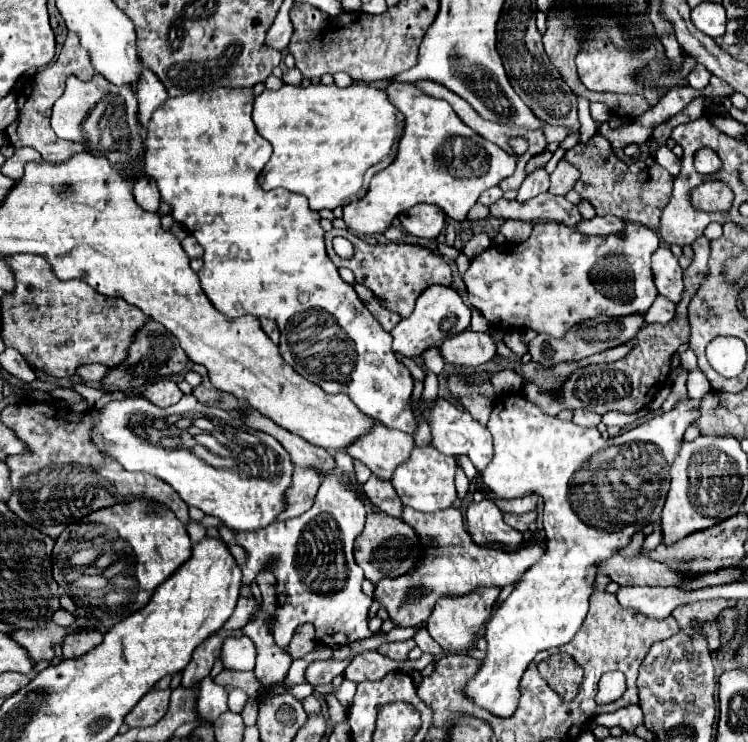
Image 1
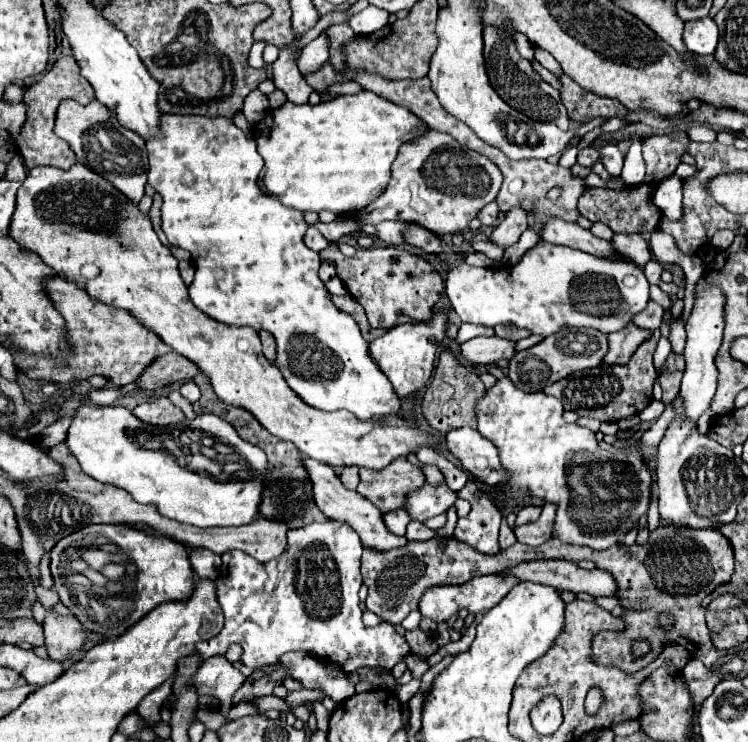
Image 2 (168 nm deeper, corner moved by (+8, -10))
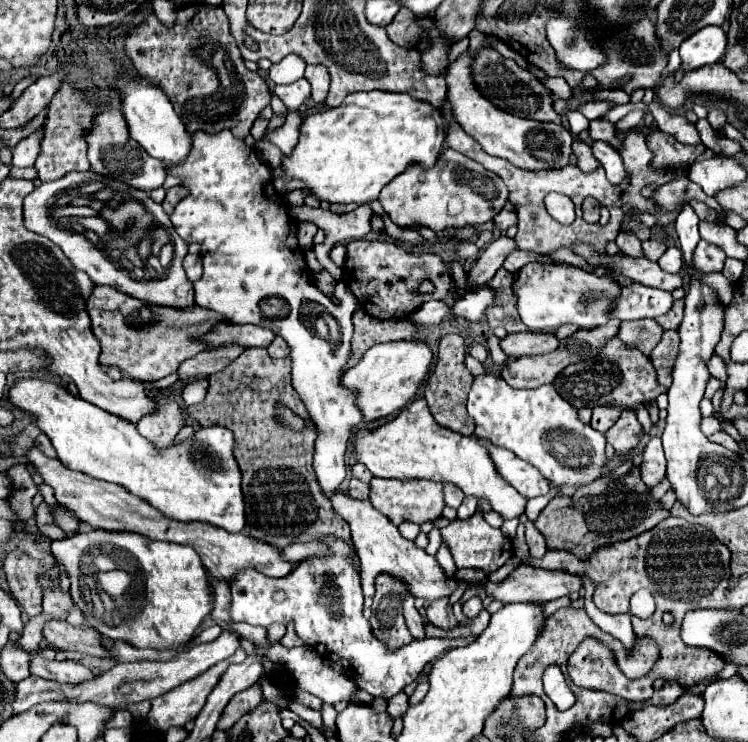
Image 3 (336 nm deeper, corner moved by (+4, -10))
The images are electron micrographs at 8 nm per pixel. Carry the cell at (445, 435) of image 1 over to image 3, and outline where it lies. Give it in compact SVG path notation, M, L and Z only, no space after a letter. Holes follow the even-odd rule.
M481 440L481 444L489 448L489 454L493 456L493 462L497 466L497 472L513 488L519 488L519 492L523 496L535 498L535 496L541 496L541 494L547 494L549 492L551 482L545 476L541 476L541 472L535 466L531 466L525 460L521 460L519 456L515 456L509 450L503 450L503 448L497 448L497 446L487 444L485 440Z

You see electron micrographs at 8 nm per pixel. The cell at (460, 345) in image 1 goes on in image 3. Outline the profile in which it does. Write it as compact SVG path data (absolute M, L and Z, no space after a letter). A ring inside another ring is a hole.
M517 332L501 340L501 348L507 356L531 356L531 354L549 354L559 346L559 338L553 332Z

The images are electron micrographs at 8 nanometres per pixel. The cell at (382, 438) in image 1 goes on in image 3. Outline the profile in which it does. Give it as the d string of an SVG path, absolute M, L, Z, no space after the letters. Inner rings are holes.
M373 478L369 500L371 500L373 508L379 510L381 514L385 514L395 526L399 526L401 522L415 522L415 524L435 522L437 518L441 518L441 512L445 508L443 486L433 484L429 480L407 480L405 484L401 484L401 480L377 480L377 478Z

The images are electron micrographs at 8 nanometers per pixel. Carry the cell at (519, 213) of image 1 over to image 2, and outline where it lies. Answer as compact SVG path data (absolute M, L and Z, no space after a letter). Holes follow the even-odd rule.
M549 216L549 222L543 224L541 228L541 240L551 242L551 244L563 244L571 246L595 256L617 256L617 252L611 250L611 242L601 240L593 236L589 230L581 228L575 222L565 222L557 220L557 216Z

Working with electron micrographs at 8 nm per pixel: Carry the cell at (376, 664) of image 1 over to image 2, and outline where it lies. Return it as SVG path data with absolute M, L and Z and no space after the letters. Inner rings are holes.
M473 622L467 629L466 633L458 641L449 642L449 644L440 647L437 651L437 654L432 654L429 656L427 658L427 663L429 666L433 666L439 663L449 653L451 655L457 655L467 651L475 638L476 627L477 623ZM433 658L435 658L435 660L433 660Z

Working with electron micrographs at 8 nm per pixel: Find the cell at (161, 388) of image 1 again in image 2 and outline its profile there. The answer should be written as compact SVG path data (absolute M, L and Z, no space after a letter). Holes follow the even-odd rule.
M161 396L155 400L149 400L145 404L135 406L133 414L141 418L145 424L181 424L185 420L183 412L169 402L169 398Z

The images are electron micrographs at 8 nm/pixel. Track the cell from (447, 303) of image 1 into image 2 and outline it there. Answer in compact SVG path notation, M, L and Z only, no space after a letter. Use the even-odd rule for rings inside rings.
M445 310L433 312L433 318L427 322L409 322L409 324L399 324L391 330L387 330L381 338L373 340L369 344L371 356L377 360L385 376L391 380L395 392L399 398L405 398L411 392L417 392L427 384L433 372L433 362L439 346L447 340L447 330L449 330L449 318Z

